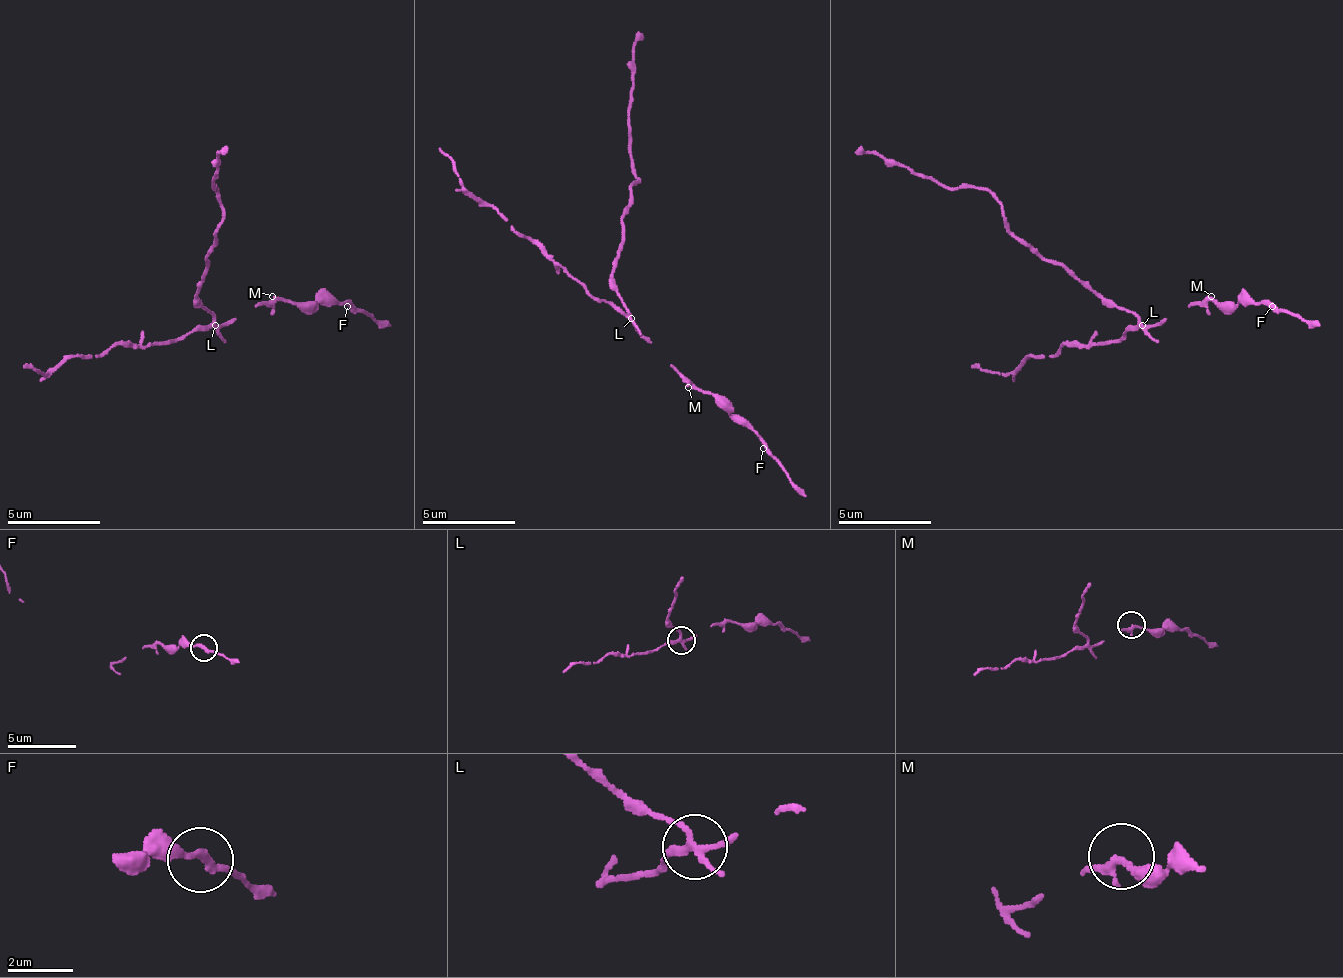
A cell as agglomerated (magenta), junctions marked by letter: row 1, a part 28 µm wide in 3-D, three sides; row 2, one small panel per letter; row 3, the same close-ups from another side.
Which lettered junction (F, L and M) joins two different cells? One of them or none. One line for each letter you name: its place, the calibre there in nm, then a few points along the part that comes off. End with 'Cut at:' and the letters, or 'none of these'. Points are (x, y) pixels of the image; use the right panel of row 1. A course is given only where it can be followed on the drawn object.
L: at (1142, 325); 180 nm thick; foreign part runs (1141, 324), (1094, 296), (1033, 249), (1010, 226), (986, 189), (935, 184), (879, 156), (855, 156)
Cut at: L

